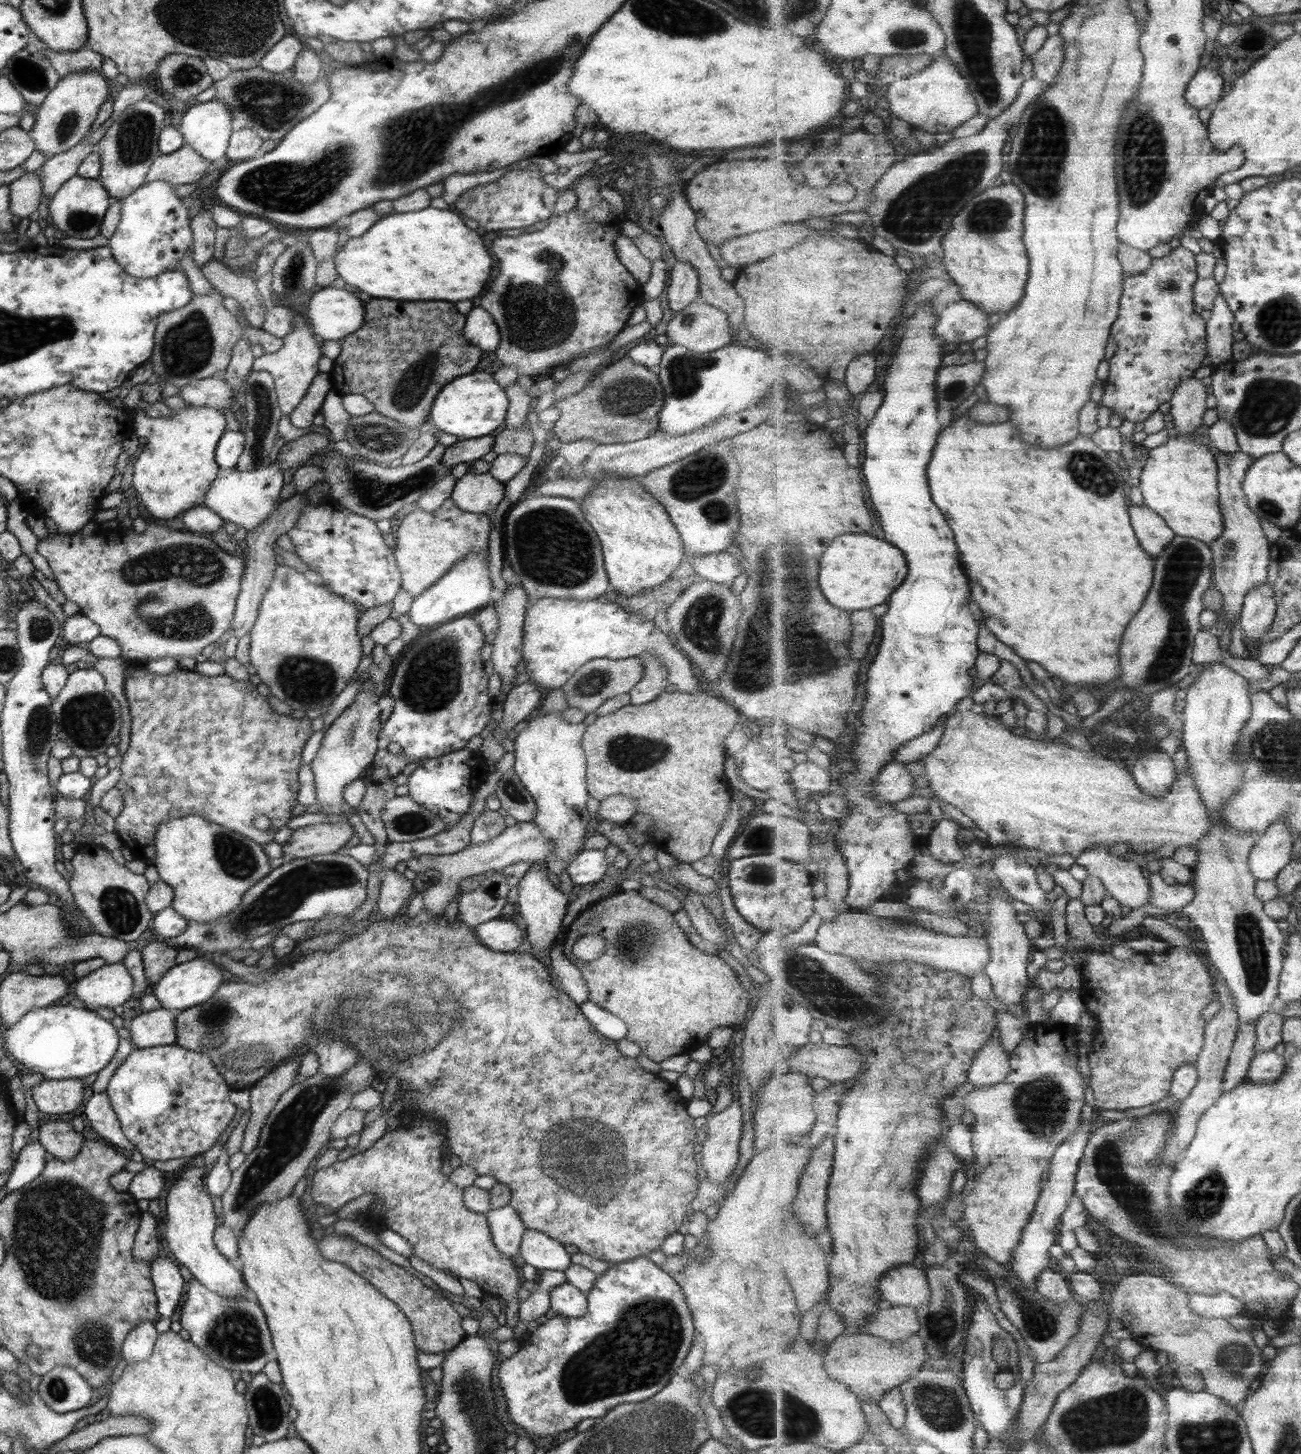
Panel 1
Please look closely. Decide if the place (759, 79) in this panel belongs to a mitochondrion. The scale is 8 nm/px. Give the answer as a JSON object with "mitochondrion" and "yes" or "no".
{"mitochondrion":"no"}

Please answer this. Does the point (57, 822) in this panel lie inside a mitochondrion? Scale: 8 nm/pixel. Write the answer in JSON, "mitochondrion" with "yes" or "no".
{"mitochondrion":"no"}

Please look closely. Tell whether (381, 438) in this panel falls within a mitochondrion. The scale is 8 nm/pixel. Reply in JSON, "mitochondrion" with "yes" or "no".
{"mitochondrion":"yes"}

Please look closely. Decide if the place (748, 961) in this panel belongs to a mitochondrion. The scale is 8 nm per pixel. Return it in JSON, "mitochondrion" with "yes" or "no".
{"mitochondrion":"no"}

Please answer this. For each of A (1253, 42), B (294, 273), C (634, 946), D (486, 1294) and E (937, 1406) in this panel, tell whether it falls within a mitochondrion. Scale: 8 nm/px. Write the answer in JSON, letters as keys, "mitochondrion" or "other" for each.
{"A":"other","B":"mitochondrion","C":"mitochondrion","D":"other","E":"mitochondrion"}

